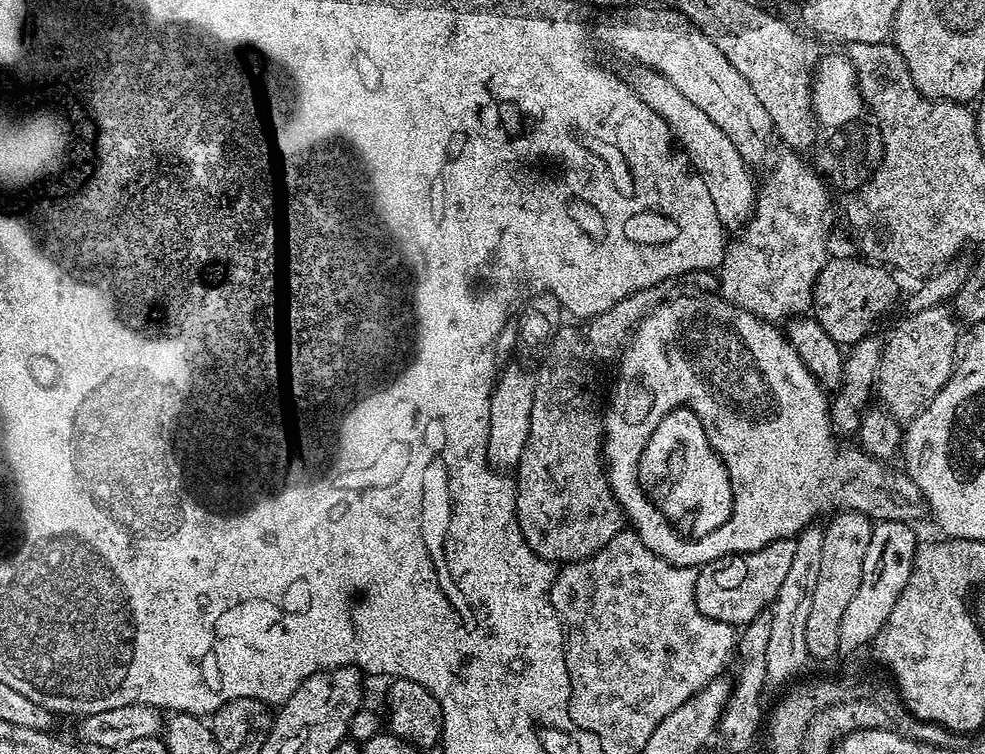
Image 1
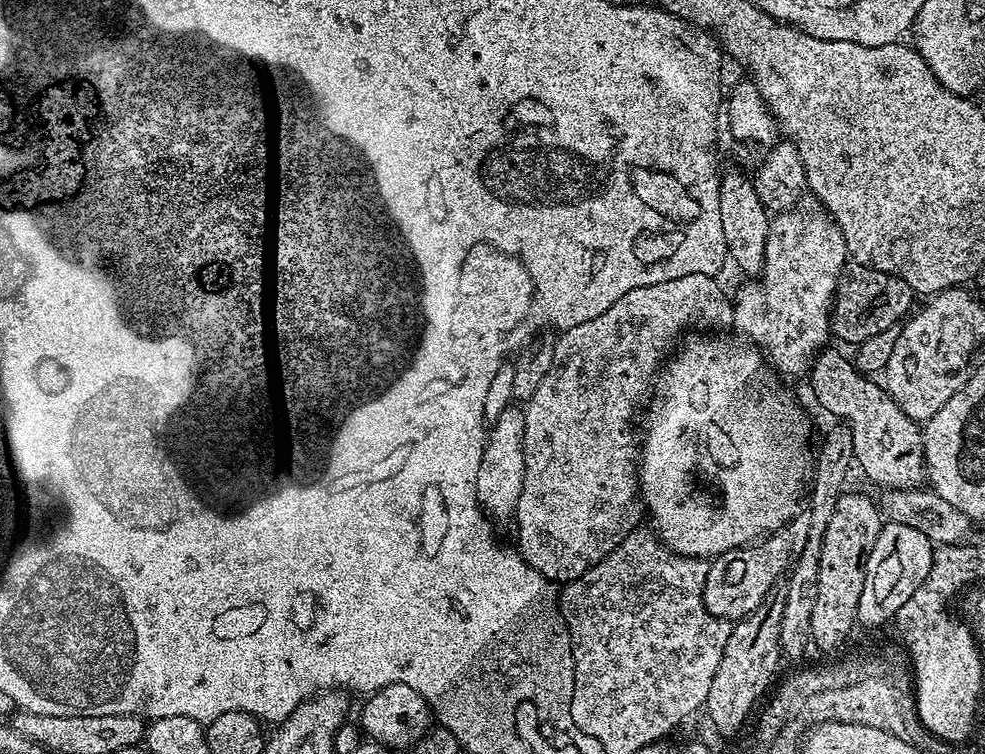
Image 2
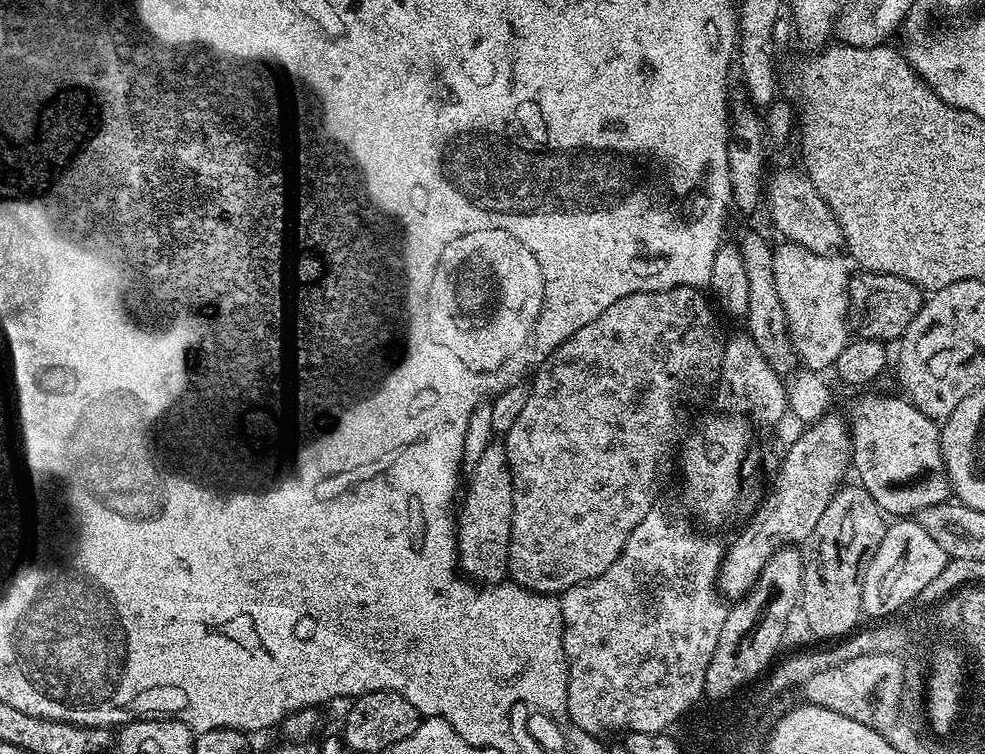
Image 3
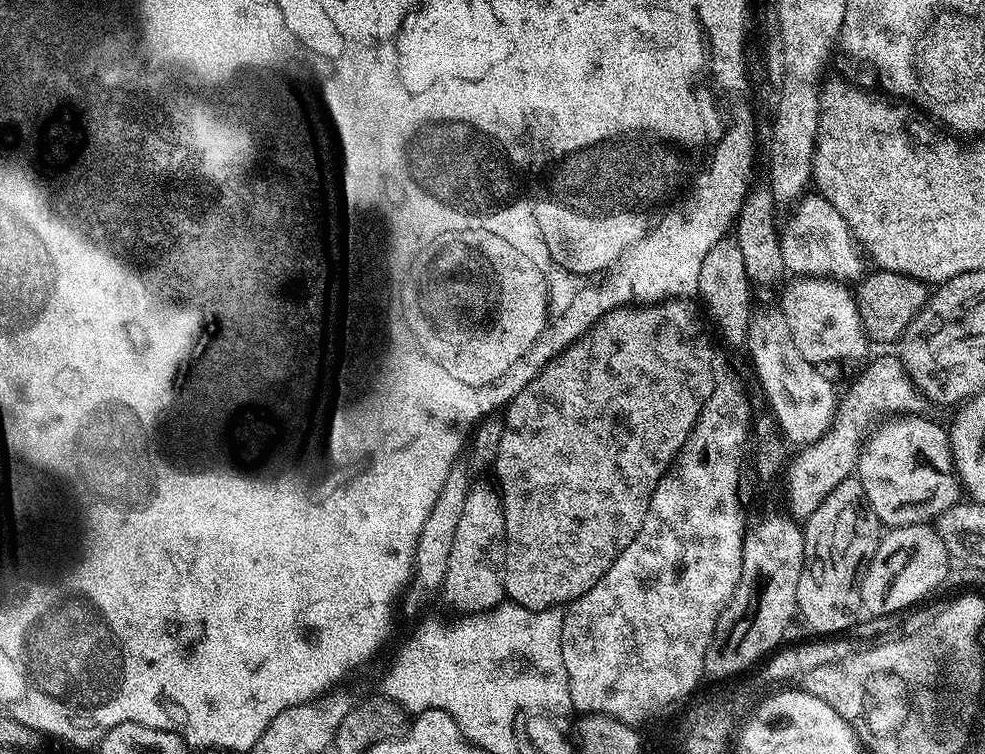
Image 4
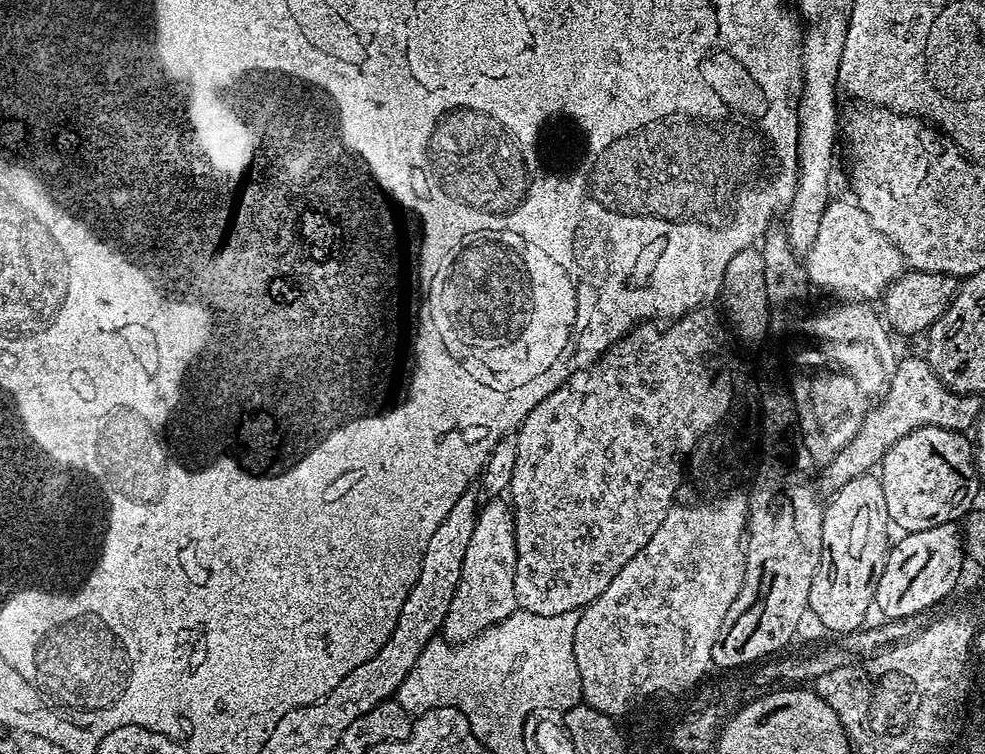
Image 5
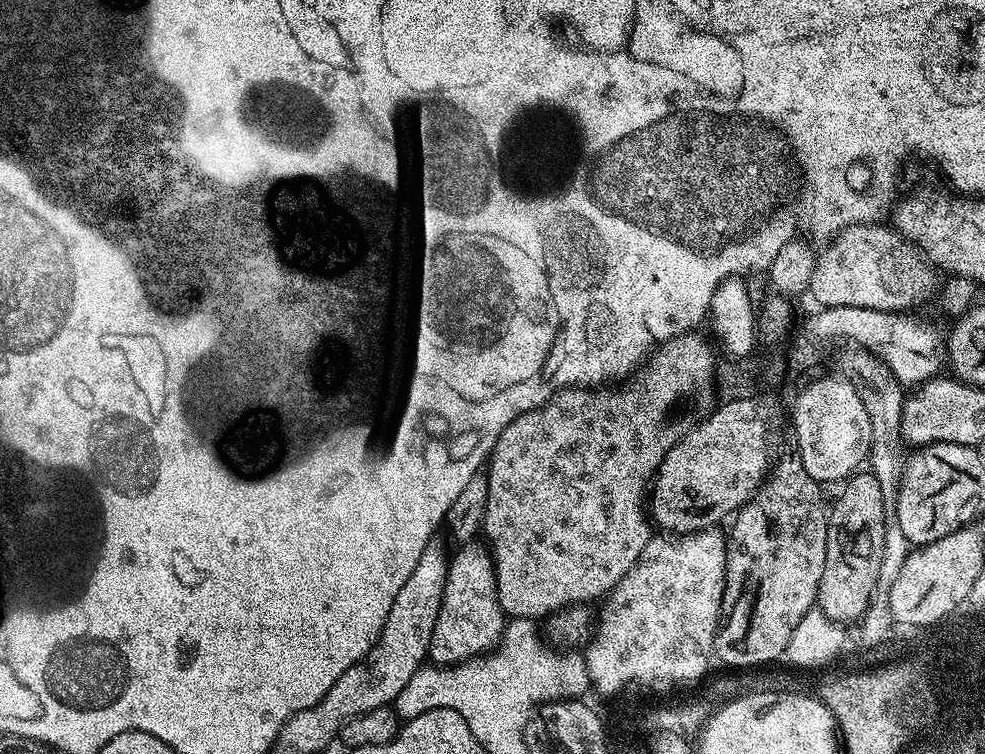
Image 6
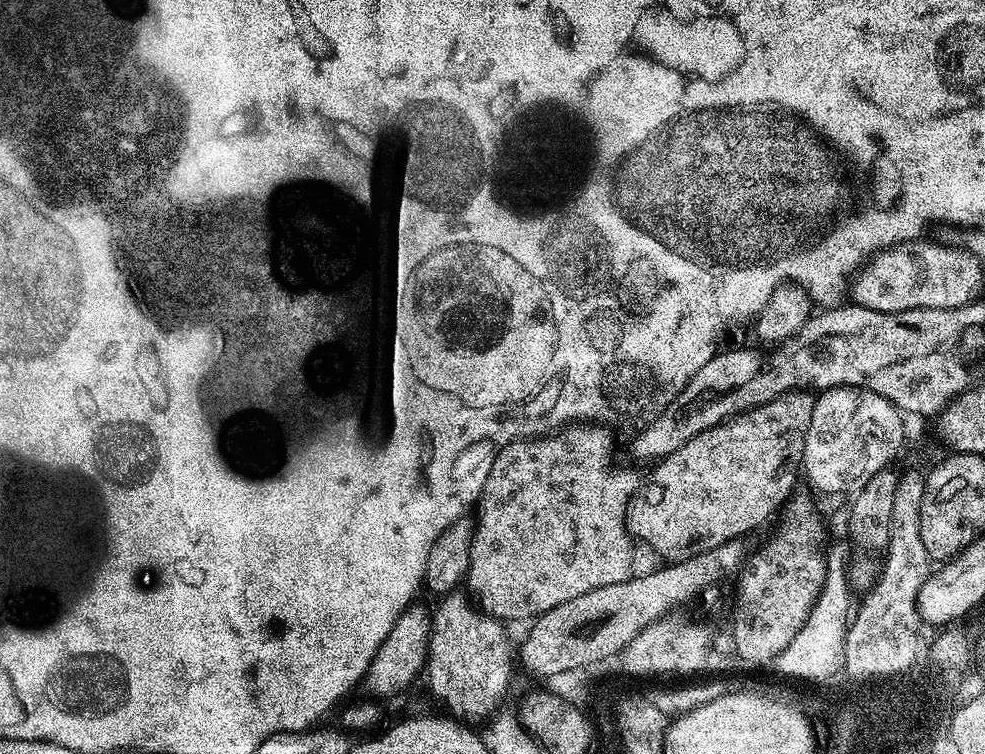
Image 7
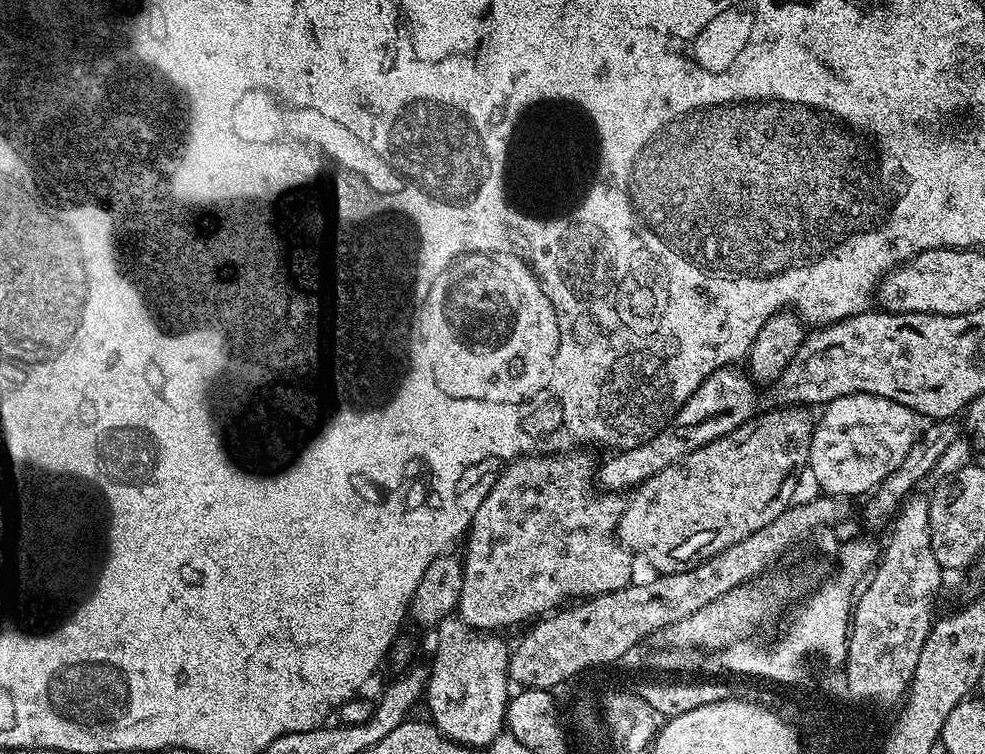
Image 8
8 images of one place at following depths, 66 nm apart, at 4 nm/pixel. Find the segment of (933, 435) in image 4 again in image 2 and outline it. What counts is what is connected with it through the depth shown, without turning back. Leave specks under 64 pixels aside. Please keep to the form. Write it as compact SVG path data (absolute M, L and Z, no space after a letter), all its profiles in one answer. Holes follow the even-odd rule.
M825 347L811 361L812 392L817 402L832 415L829 417L839 418L853 432L853 454L859 471L864 471L884 490L920 488L926 480L921 425L903 412L887 388L860 372L849 357L847 360L840 356L839 347L832 347Z

